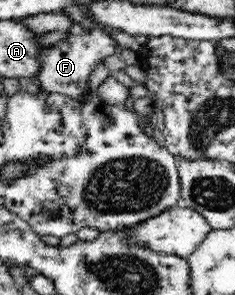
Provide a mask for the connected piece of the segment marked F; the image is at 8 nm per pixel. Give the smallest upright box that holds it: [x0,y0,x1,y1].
[35,24,118,100]

